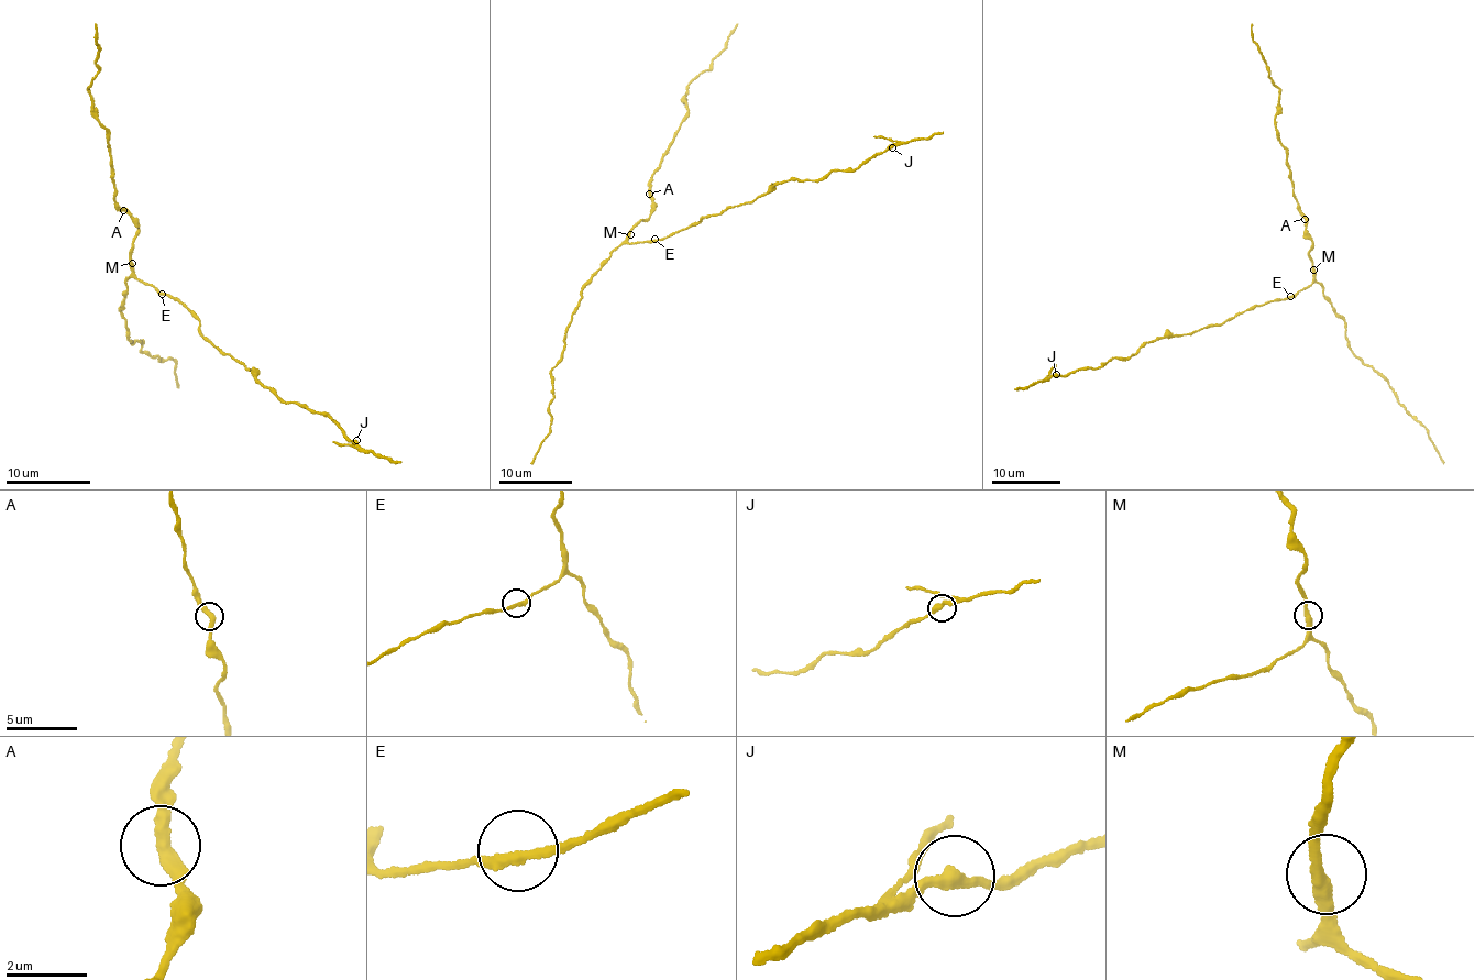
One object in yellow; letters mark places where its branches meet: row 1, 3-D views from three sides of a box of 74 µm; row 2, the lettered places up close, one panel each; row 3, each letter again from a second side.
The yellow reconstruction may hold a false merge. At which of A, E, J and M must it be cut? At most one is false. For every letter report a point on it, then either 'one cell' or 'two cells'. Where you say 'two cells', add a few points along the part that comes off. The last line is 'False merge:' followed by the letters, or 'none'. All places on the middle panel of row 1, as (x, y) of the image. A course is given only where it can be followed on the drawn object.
A: place (649, 194); one cell
E: place (655, 239); one cell
J: place (892, 147); one cell
M: place (630, 234); one cell
False merge: none

